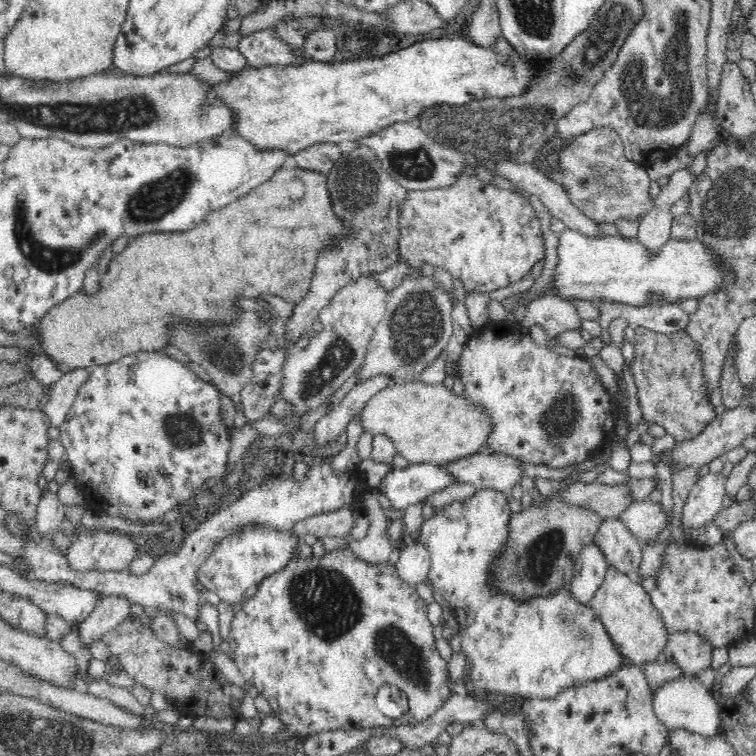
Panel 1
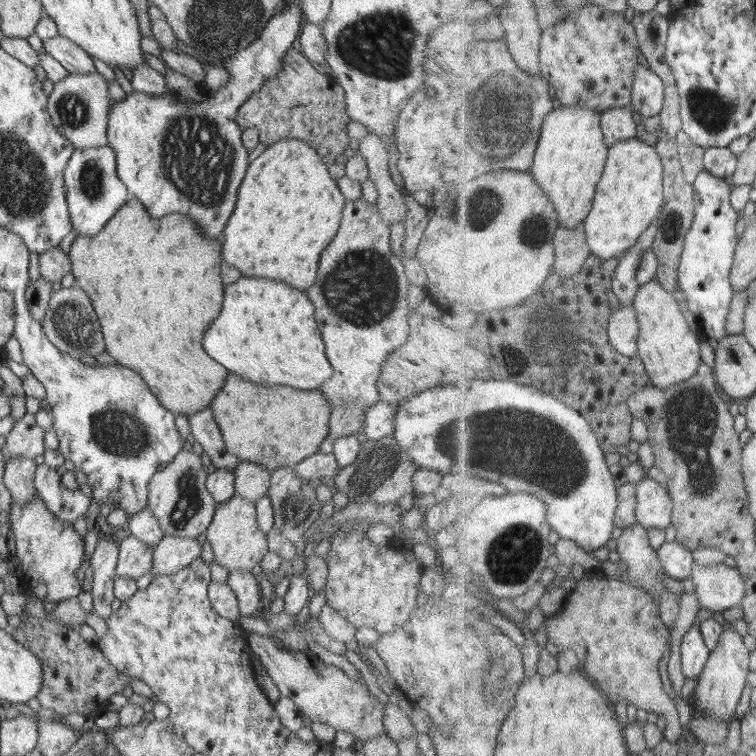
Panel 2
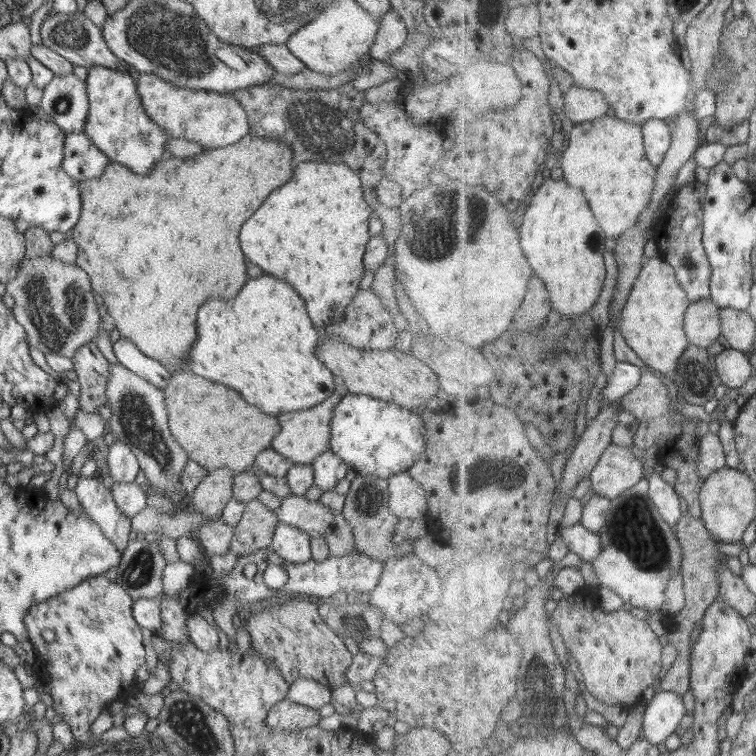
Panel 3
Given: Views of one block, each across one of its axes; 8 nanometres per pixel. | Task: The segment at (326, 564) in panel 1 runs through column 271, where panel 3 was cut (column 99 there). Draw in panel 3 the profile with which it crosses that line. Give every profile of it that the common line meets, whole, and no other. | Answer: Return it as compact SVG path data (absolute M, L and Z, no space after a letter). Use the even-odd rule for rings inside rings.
M105 574L84 580L60 592L44 602L28 608L24 623L28 631L28 639L33 644L36 653L42 658L44 672L50 678L50 694L53 698L53 708L56 714L64 714L65 722L70 725L72 735L81 744L92 744L99 738L90 735L90 725L101 714L102 708L109 704L117 706L125 698L135 684L136 671L145 665L146 650L145 635L141 626L134 620L132 614L131 596L118 583L111 581Z

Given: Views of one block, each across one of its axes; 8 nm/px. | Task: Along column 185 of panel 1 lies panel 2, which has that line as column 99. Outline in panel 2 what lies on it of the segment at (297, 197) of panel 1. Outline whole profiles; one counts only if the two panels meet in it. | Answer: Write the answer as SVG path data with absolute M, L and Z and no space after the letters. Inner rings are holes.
M131 196L128 202L112 216L106 223L106 226L98 232L97 236L84 237L77 236L72 244L69 253L71 261L71 274L75 277L75 282L90 298L94 311L101 324L105 351L120 364L140 372L140 377L144 376L144 381L148 388L158 397L158 400L164 405L164 408L171 410L180 416L188 416L194 412L200 412L201 409L208 407L218 392L224 387L226 374L228 370L216 364L204 350L202 350L202 336L208 330L210 322L220 314L222 308L222 298L224 298L224 286L220 282L220 240L204 240L192 220L186 220L184 214L172 214L172 216L162 216L160 220L152 220L145 206L136 197Z

